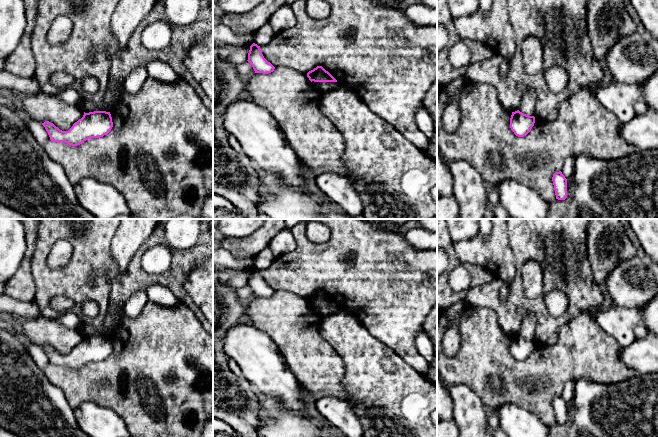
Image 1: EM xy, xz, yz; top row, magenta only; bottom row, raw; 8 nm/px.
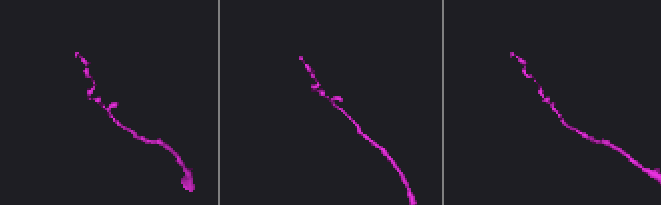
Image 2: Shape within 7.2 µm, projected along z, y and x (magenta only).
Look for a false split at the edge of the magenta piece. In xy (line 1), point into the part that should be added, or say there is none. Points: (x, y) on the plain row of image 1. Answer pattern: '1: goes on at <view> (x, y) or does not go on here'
1: does not go on here

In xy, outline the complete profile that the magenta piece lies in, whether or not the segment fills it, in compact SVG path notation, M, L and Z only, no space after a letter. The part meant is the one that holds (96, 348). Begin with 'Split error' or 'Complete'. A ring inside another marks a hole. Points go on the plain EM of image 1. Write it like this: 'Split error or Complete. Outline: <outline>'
Complete. Outline: M94 335L85 337L81 343L73 348L68 355L62 355L53 347L42 347L51 365L65 366L72 370L78 370L90 362L100 362L108 358L112 351L110 336Z

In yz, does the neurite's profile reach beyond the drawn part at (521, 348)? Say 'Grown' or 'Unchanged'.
Unchanged

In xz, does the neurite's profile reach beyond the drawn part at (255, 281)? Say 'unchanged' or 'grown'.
unchanged

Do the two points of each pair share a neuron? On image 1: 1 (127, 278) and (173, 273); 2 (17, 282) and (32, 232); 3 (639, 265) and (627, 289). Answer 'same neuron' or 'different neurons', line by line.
1: same neuron
2: same neuron
3: same neuron

